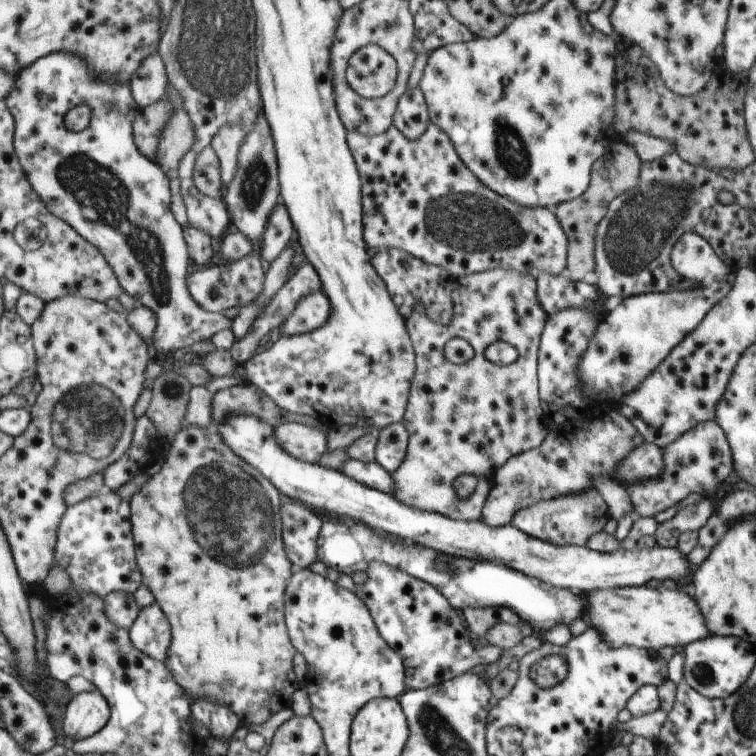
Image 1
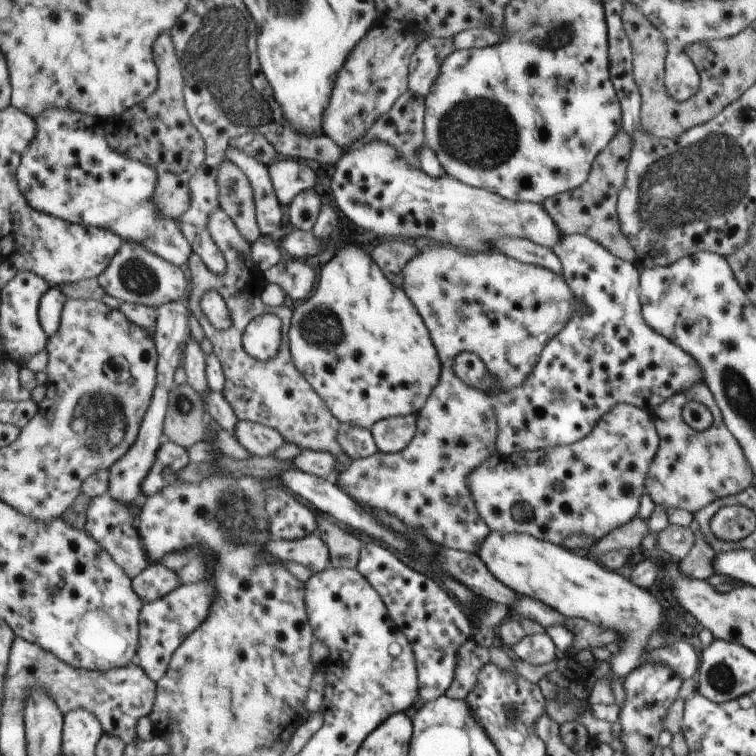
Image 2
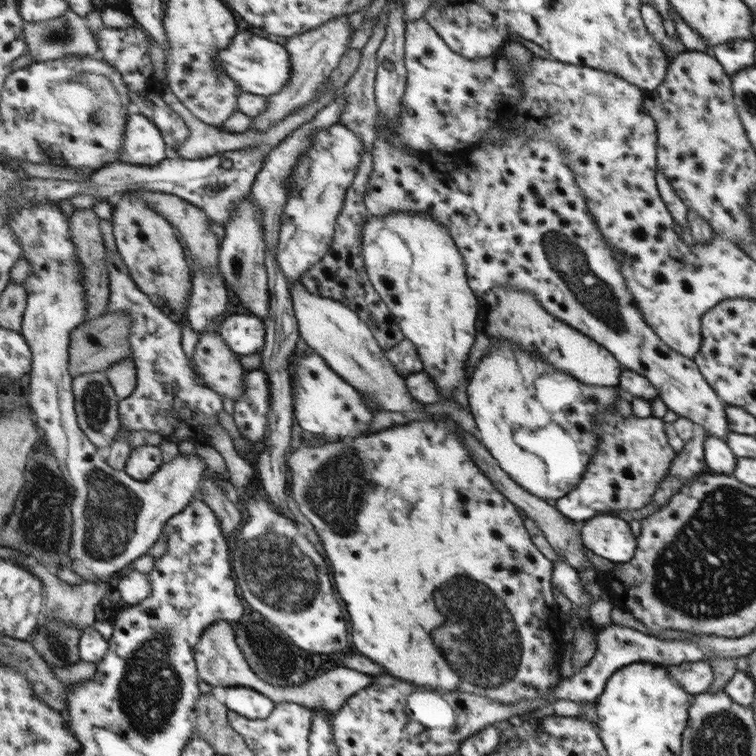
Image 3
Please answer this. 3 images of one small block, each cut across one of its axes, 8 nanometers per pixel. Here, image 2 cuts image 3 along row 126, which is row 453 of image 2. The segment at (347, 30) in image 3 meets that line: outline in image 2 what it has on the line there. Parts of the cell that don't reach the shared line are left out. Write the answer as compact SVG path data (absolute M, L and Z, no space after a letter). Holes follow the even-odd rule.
M238 420L233 435L249 455L258 457L266 457L284 442L278 431L253 421Z

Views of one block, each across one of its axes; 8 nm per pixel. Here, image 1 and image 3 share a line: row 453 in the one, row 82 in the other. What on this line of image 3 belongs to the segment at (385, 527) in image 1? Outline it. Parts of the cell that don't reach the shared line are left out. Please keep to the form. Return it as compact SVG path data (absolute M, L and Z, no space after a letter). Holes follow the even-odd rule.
M249 32L235 34L227 48L215 53L214 64L217 70L222 71L241 91L257 96L275 94L291 80L290 55L282 41L263 36L259 38Z

